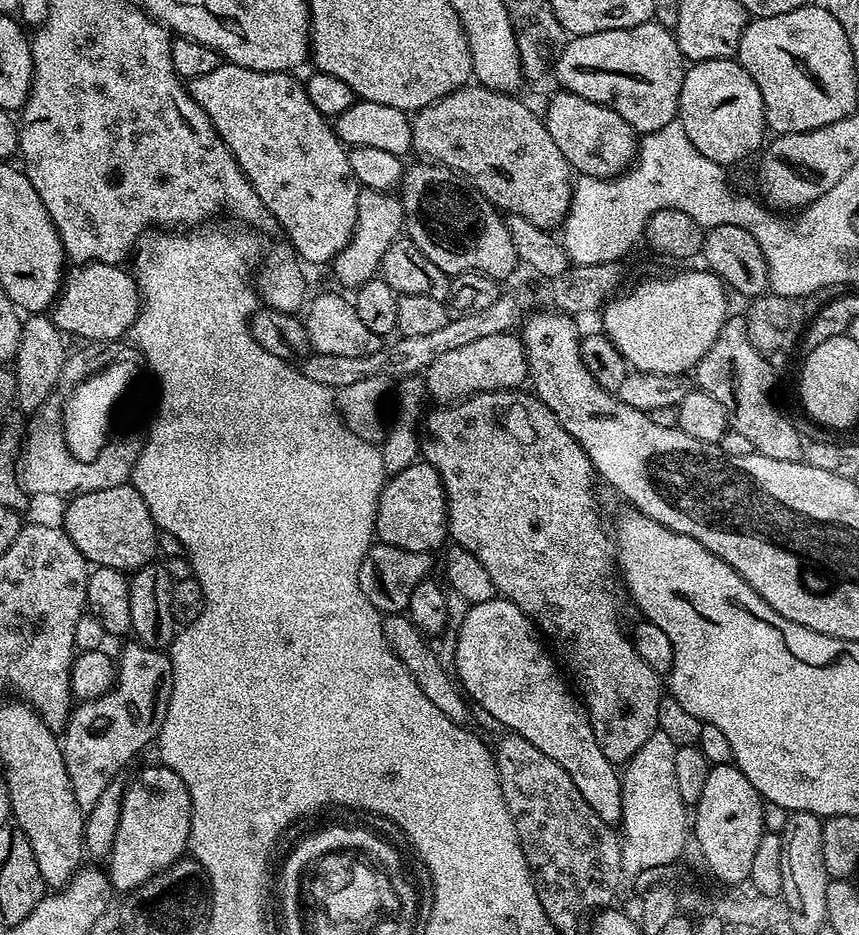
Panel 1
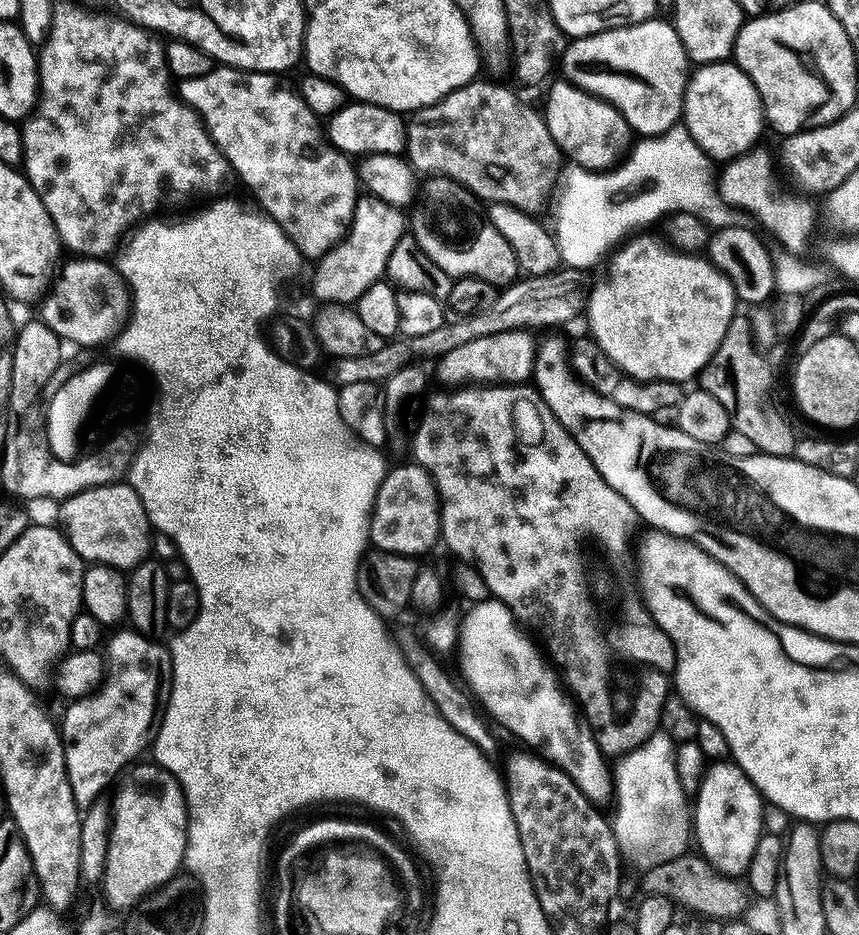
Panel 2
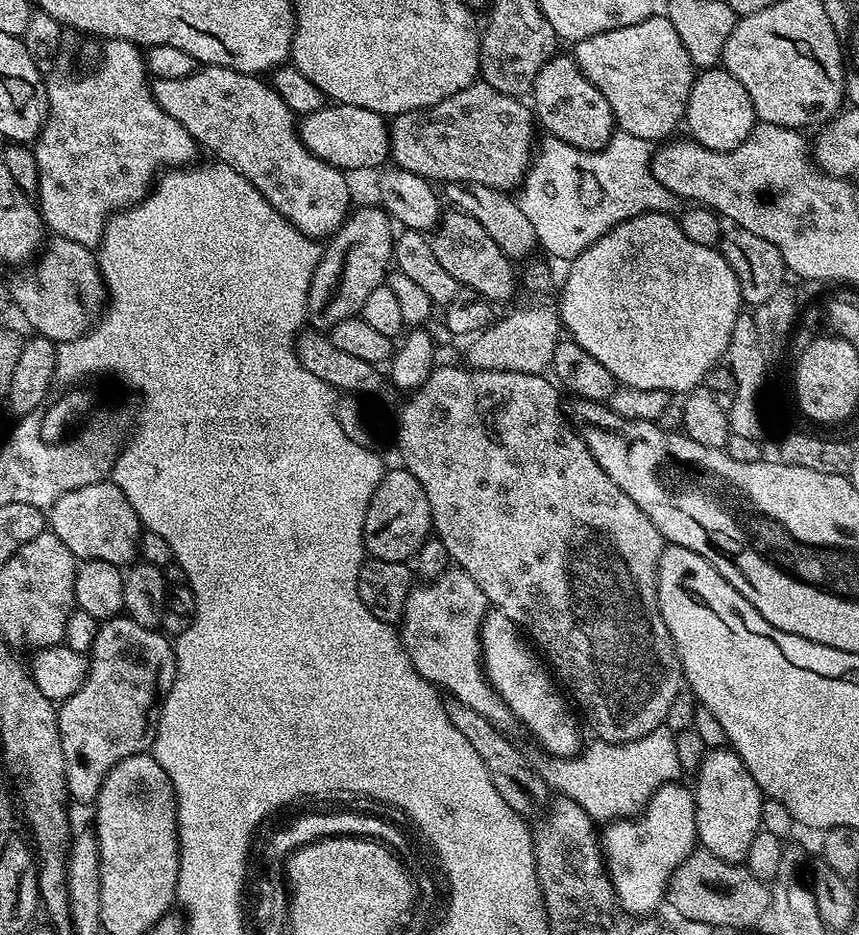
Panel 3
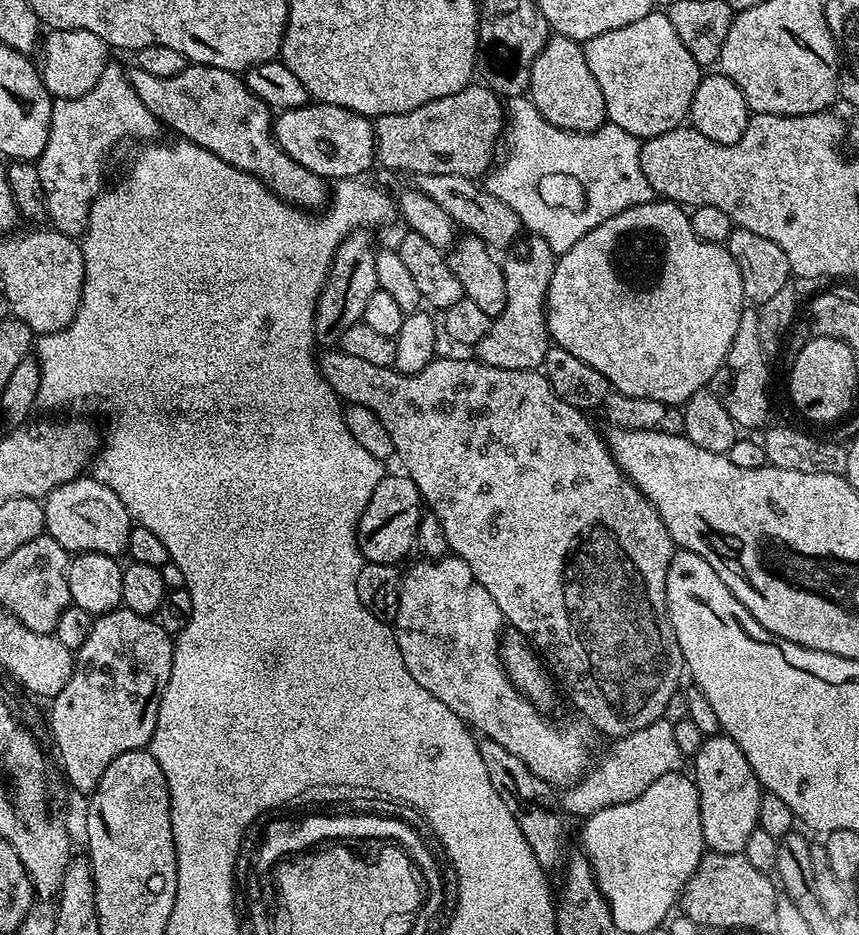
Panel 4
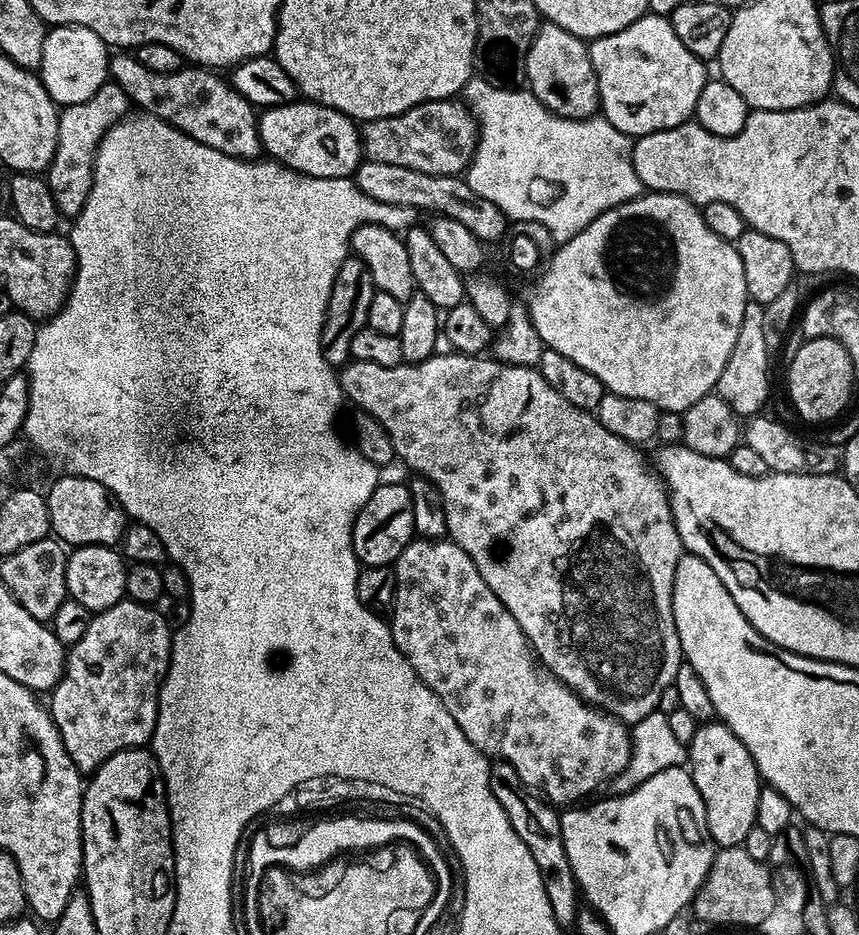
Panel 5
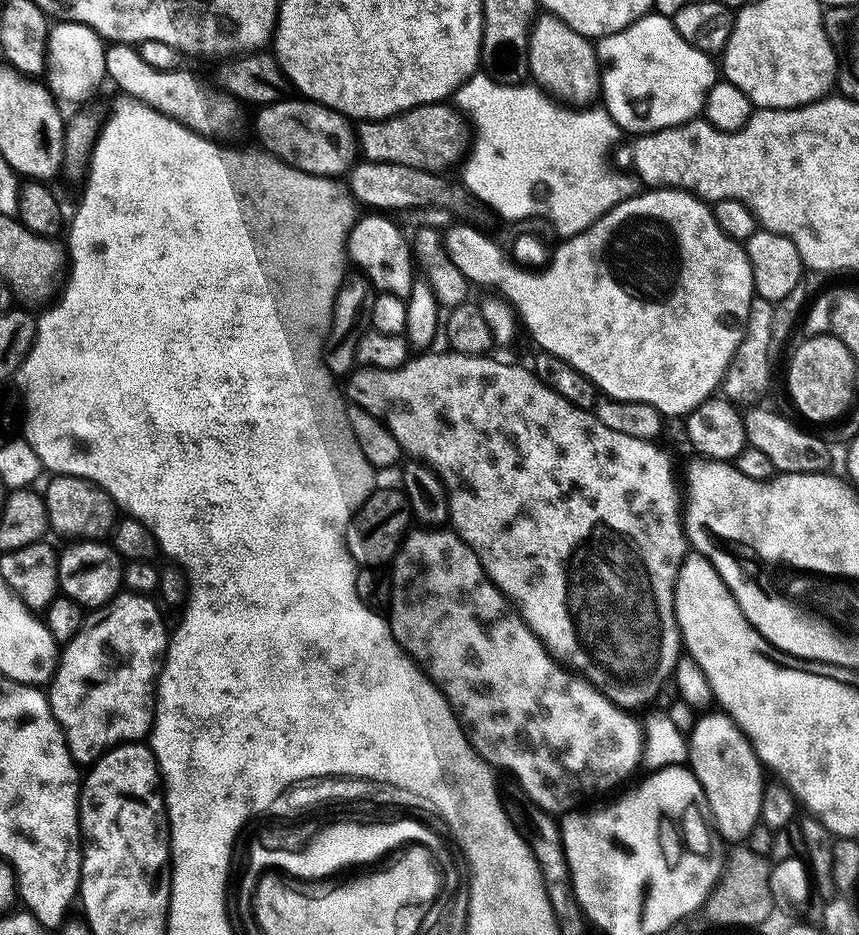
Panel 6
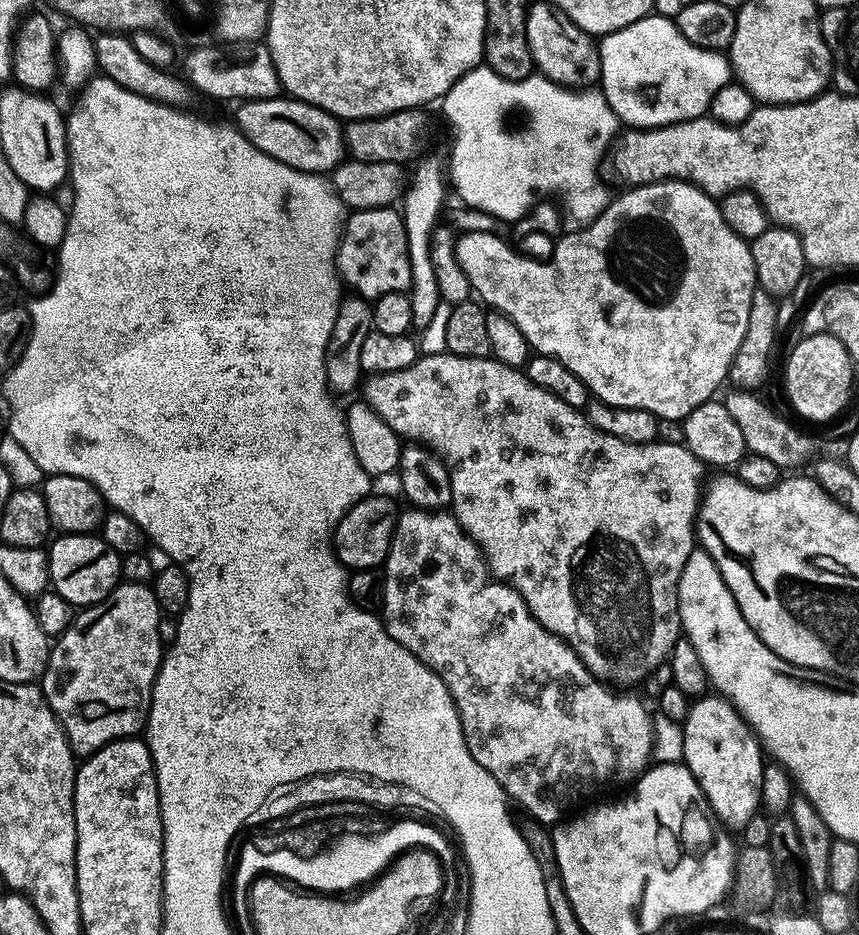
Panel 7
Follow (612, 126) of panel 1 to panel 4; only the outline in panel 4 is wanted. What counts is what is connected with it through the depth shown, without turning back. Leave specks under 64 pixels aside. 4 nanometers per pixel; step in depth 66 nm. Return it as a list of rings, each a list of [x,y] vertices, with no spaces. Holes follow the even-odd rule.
[[[549,35],[546,46],[538,58],[534,58],[527,95],[546,122],[567,132],[594,132],[605,123],[606,102],[602,98],[602,86],[598,86],[598,78],[594,78],[590,66],[586,66],[581,41],[568,36]]]

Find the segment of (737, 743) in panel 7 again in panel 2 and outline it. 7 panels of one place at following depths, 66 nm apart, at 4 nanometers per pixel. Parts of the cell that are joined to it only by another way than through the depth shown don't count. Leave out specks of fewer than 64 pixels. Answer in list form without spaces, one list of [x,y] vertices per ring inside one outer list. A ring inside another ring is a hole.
[[[731,759],[712,762],[707,765],[704,780],[694,795],[696,813],[692,816],[691,827],[694,829],[694,844],[698,847],[699,855],[711,862],[716,869],[727,876],[743,877],[750,866],[750,858],[754,858],[754,850],[758,846],[758,838],[765,835],[763,796],[750,782],[750,778]]]

